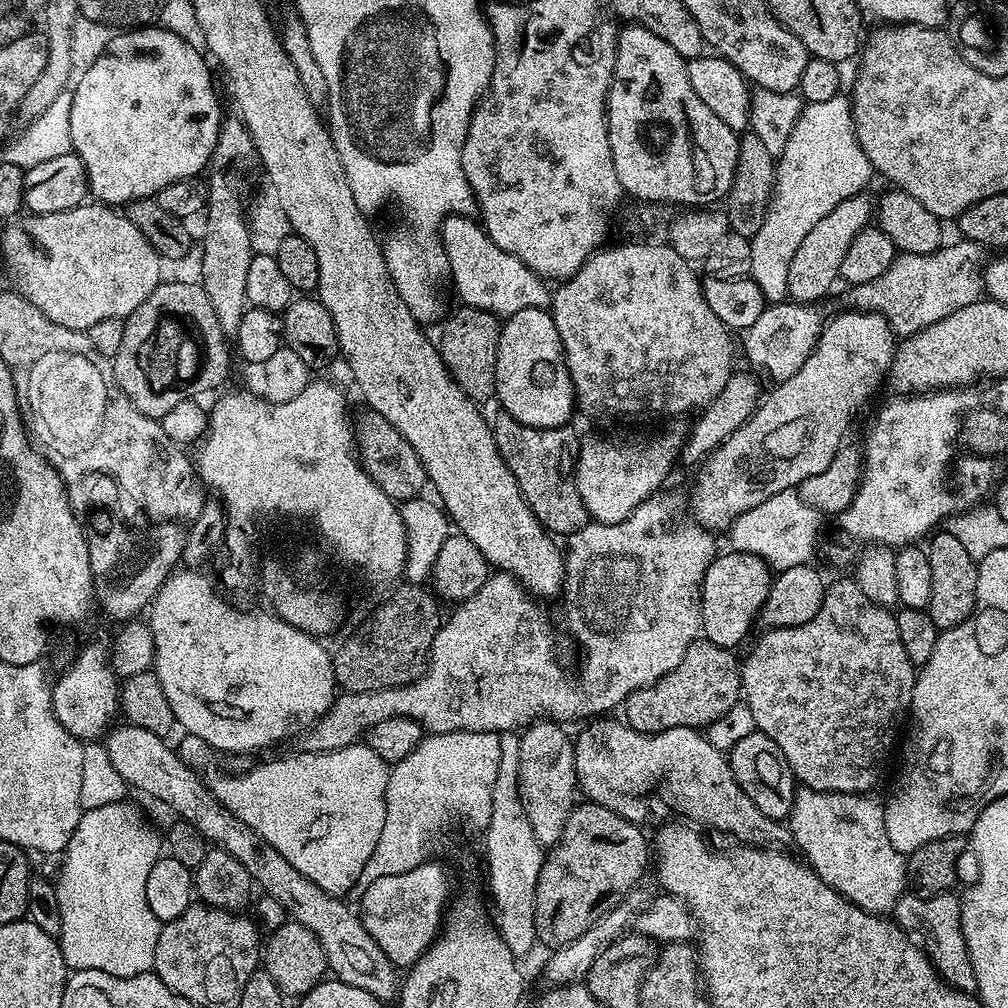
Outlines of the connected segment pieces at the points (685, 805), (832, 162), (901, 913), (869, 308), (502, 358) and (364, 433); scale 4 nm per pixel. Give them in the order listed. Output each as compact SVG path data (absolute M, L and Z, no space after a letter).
M596 718L585 723L584 728L574 740L576 749L576 783L579 791L584 792L593 804L606 806L622 818L633 822L644 822L652 812L652 788L676 812L681 812L685 821L704 828L717 828L720 832L733 832L748 846L784 846L789 843L790 833L781 821L766 818L758 806L738 786L732 773L729 757L718 751L708 741L703 731L695 728L671 728L661 732L639 732L634 730L623 719Z
M841 94L830 98L830 102L805 103L798 122L776 161L776 185L772 187L772 200L764 213L762 226L758 226L758 230L750 237L746 253L750 278L758 282L758 290L762 290L768 304L782 304L789 299L786 278L790 274L790 262L794 259L794 253L798 251L798 246L802 246L802 238L806 238L806 234L810 234L815 224L821 218L826 218L826 214L830 214L838 202L846 202L846 198L861 195L872 179L872 163L866 158L854 130L851 99Z
M943 892L937 896L917 896L905 894L898 898L894 909L894 919L902 931L913 938L918 938L925 952L928 953L928 961L935 966L936 973L940 975L945 984L957 988L959 992L969 994L976 992L976 975L974 966L970 962L970 954L966 946L966 938L962 934L962 910L960 909L961 897L952 892Z
M963 238L957 241L930 254L897 254L886 274L851 289L851 307L884 316L893 333L903 338L926 326L934 326L934 322L942 322L942 318L954 314L954 310L962 310L962 306L970 306L984 292L986 249Z
M527 308L526 310L518 310L518 314L507 317L500 325L500 337L498 338L498 362L496 363L496 394L495 399L500 400L499 407L505 412L509 412L511 416L518 422L522 422L526 426L534 426L535 428L562 428L569 423L568 420L572 416L572 412L577 411L576 391L572 385L572 379L568 373L568 367L564 361L564 351L562 350L562 342L558 338L558 326L554 326L554 318L548 308Z
M371 410L365 413L354 424L356 434L358 455L363 468L370 474L372 480L378 482L378 486L388 497L397 502L417 499L423 492L423 488L427 487L428 476L425 474L424 463L418 458L417 451L406 441L405 436L392 426L384 415Z

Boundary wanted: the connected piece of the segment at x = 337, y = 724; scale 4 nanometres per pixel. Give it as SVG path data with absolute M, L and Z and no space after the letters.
M661 490L654 493L649 500L642 501L622 522L617 524L590 522L582 530L578 530L574 535L567 537L568 549L565 547L562 552L564 558L562 601L564 600L565 606L572 611L568 616L568 628L576 635L576 640L580 643L581 650L584 651L584 669L577 676L571 676L570 673L564 672L563 666L556 661L556 648L552 645L552 628L548 625L547 614L536 605L539 603L533 599L528 589L512 573L496 570L489 575L485 584L472 597L457 603L452 608L454 610L449 620L447 617L441 623L440 629L436 631L436 636L432 640L432 645L426 657L426 667L421 675L417 676L411 684L403 684L397 688L383 688L377 692L344 692L337 695L336 703L332 705L331 710L321 720L316 721L307 732L303 733L303 751L333 752L339 748L345 748L347 744L357 743L367 733L368 729L378 726L378 722L386 722L386 718L394 718L395 716L417 720L421 729L428 734L450 731L482 731L499 734L504 731L523 729L525 726L545 718L551 718L556 722L565 722L564 720L584 722L589 718L611 713L608 712L611 708L619 709L630 694L634 694L638 689L650 686L666 674L670 674L670 670L674 670L674 666L678 666L678 662L682 662L682 658L686 658L686 650L690 650L692 643L701 635L700 587L710 562L716 560L718 549L716 549L717 537L687 516L685 497L683 500L678 493L668 491Z

